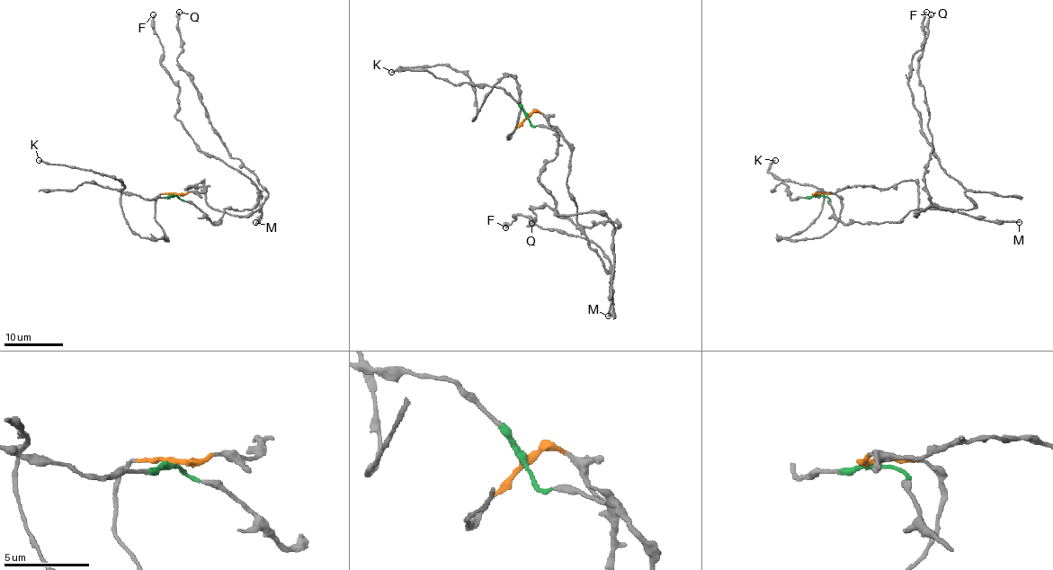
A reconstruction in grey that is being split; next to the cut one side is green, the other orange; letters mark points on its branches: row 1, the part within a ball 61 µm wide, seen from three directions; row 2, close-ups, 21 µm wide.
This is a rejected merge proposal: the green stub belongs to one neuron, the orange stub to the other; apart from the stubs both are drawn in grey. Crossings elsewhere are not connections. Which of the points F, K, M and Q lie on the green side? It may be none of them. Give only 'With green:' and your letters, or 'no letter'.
With green: F

